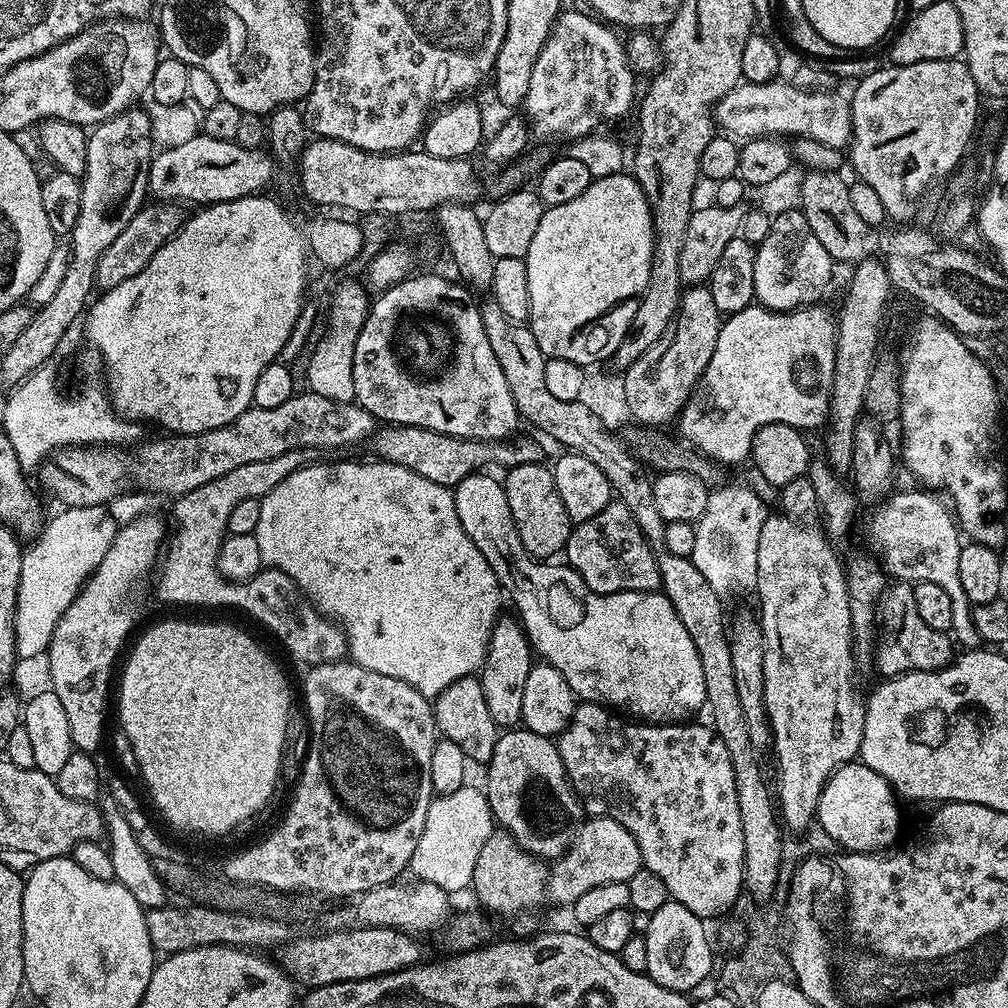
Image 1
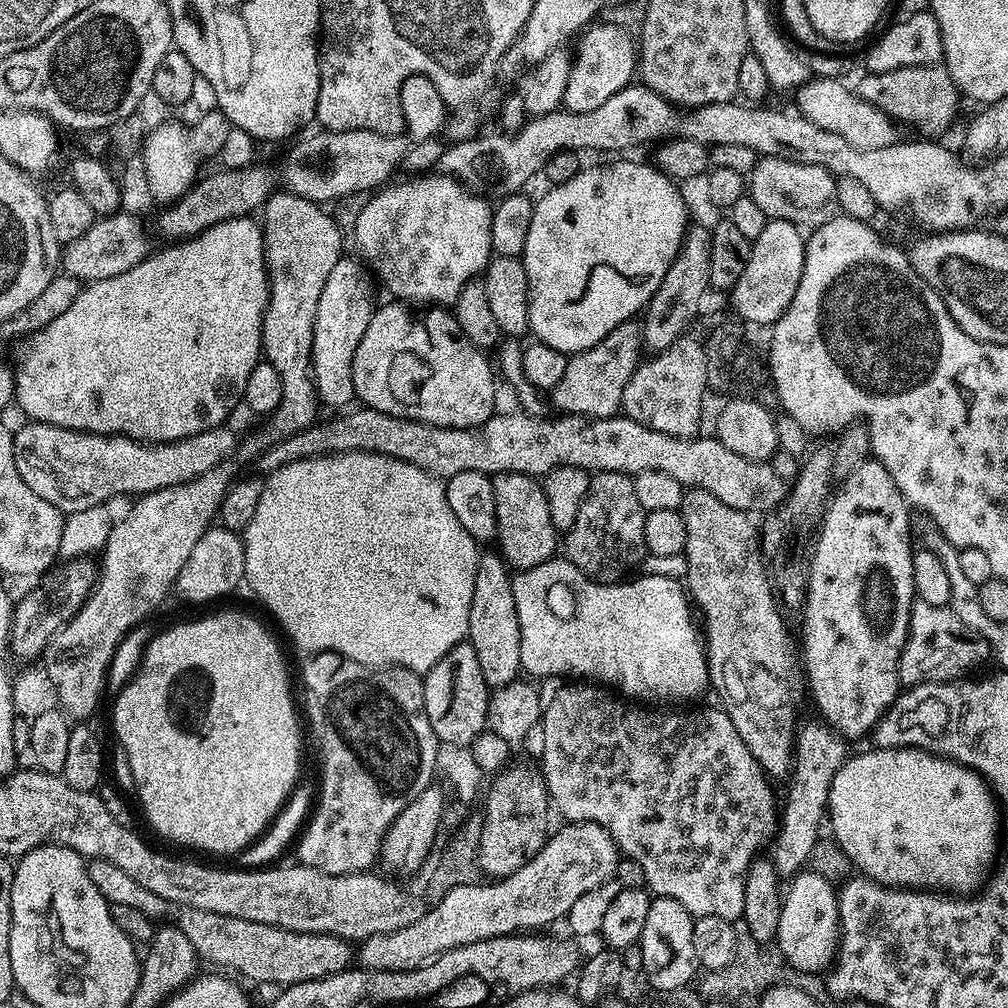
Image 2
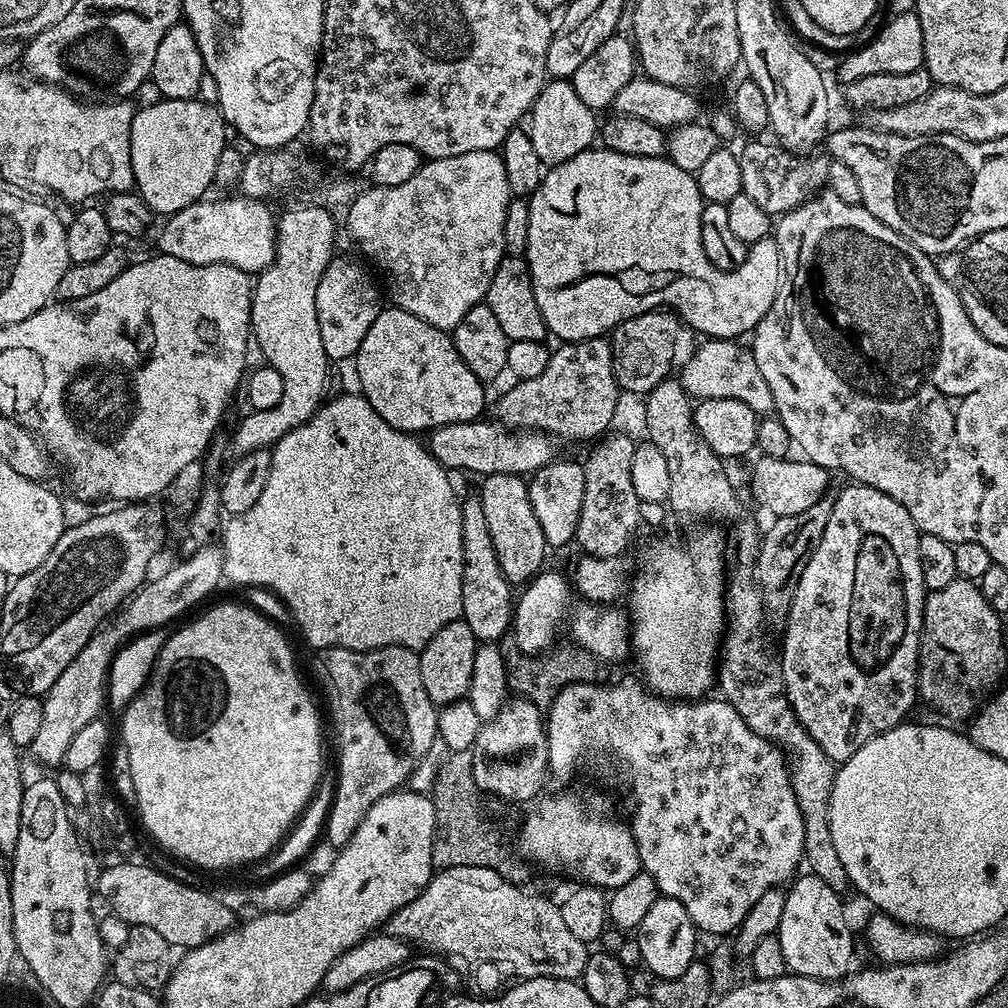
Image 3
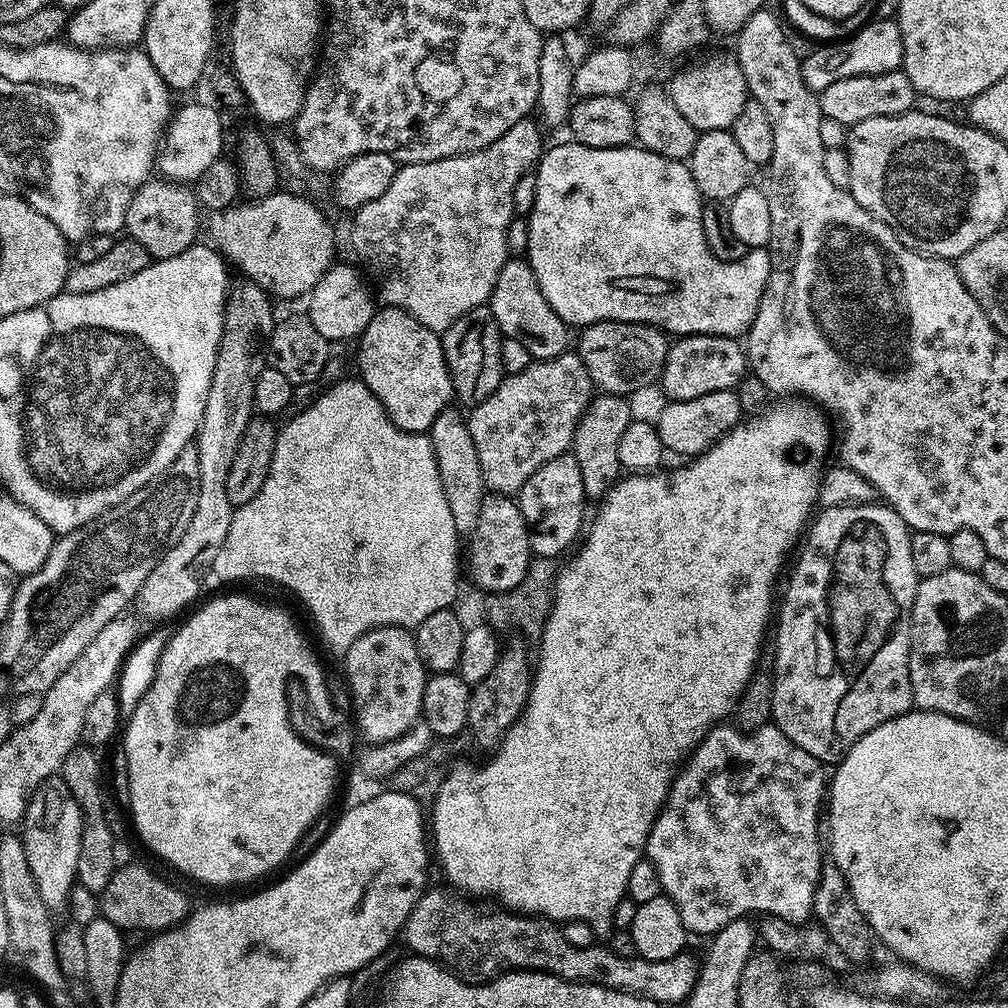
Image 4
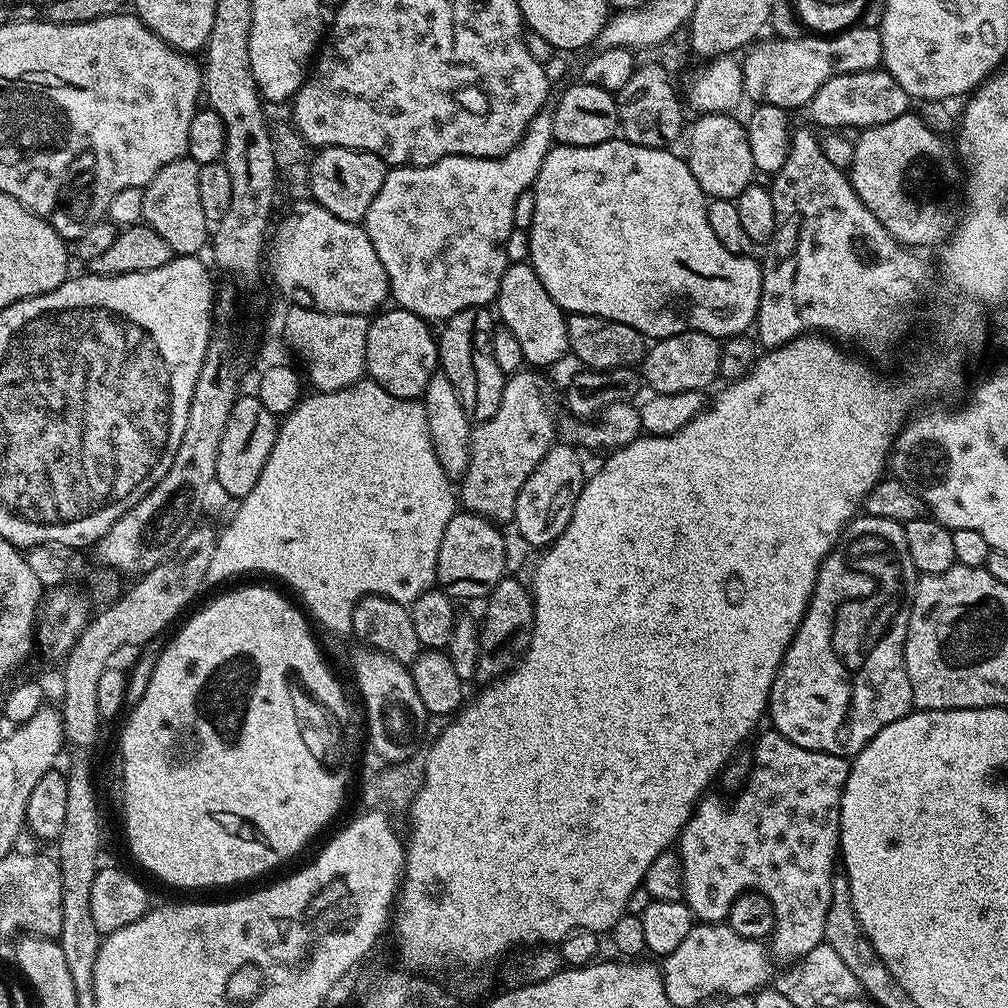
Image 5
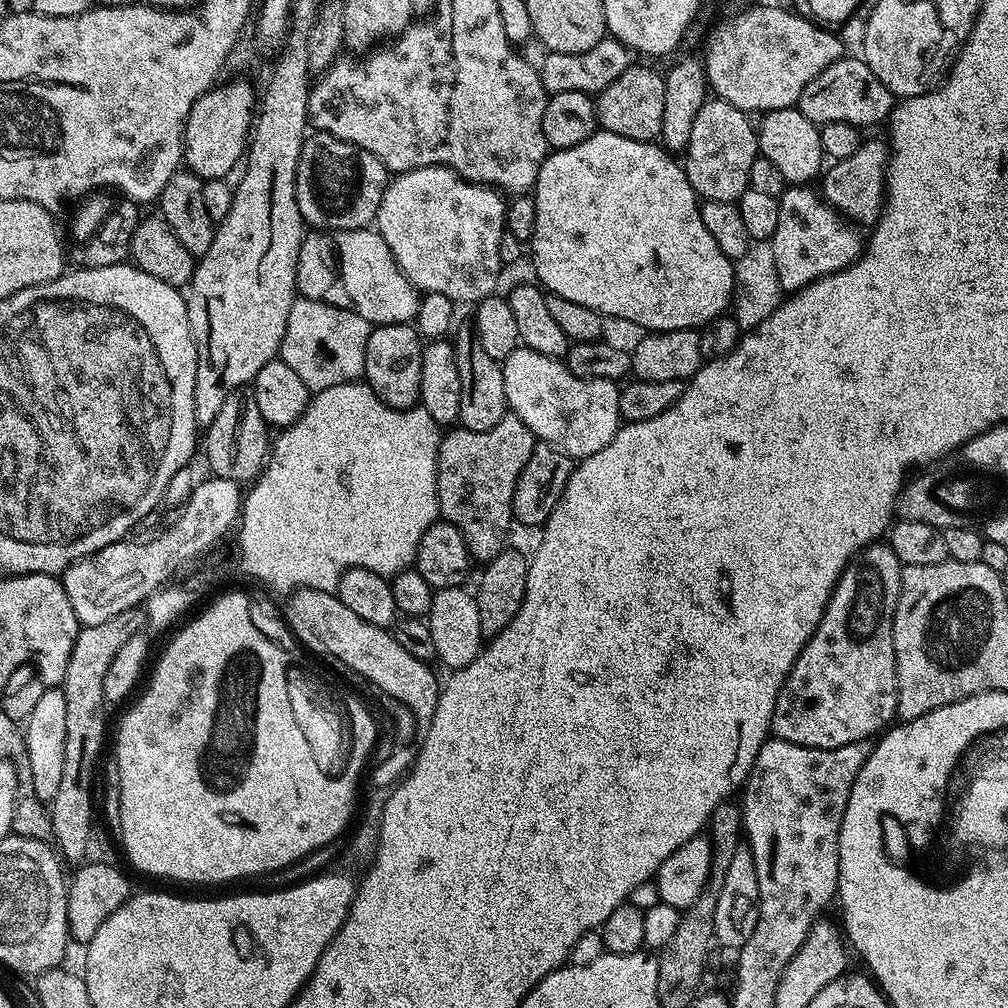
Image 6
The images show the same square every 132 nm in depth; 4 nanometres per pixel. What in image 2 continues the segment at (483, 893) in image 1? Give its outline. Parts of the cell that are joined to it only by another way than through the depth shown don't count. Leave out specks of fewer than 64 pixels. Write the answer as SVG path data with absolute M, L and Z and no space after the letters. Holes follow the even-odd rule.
M513 763L495 773L492 785L488 788L488 797L484 800L484 814L481 819L481 840L477 848L477 862L485 877L499 878L522 870L526 862L542 850L550 835L548 812L550 801L544 777L532 768L523 768Z

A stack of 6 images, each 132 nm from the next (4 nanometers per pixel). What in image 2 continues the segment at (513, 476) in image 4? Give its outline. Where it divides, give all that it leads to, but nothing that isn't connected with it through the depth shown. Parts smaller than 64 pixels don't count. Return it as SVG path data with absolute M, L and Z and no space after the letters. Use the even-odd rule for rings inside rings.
M635 319L622 322L602 342L586 350L568 356L568 365L553 386L550 399L560 414L574 416L614 416L621 411L624 402L626 382L634 374L636 365L641 363L642 328Z

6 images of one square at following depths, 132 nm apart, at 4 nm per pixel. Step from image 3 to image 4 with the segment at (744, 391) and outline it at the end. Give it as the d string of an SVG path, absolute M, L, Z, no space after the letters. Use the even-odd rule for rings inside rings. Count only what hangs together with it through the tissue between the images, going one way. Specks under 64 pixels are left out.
M681 336L671 341L658 384L664 387L668 400L702 398L702 394L735 389L748 371L748 357L739 339L730 336Z

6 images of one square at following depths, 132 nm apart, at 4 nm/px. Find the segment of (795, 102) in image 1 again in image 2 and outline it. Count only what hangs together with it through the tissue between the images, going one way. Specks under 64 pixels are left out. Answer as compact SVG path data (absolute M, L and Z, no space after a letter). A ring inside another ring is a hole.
M809 79L807 84L796 89L794 99L799 115L814 122L814 126L822 126L822 130L830 130L830 134L846 138L846 142L850 142L850 146L858 146L858 150L882 150L891 144L901 143L902 136L899 132L901 129L897 121L882 110L878 110L878 106L866 102L849 85L847 88L840 80Z

